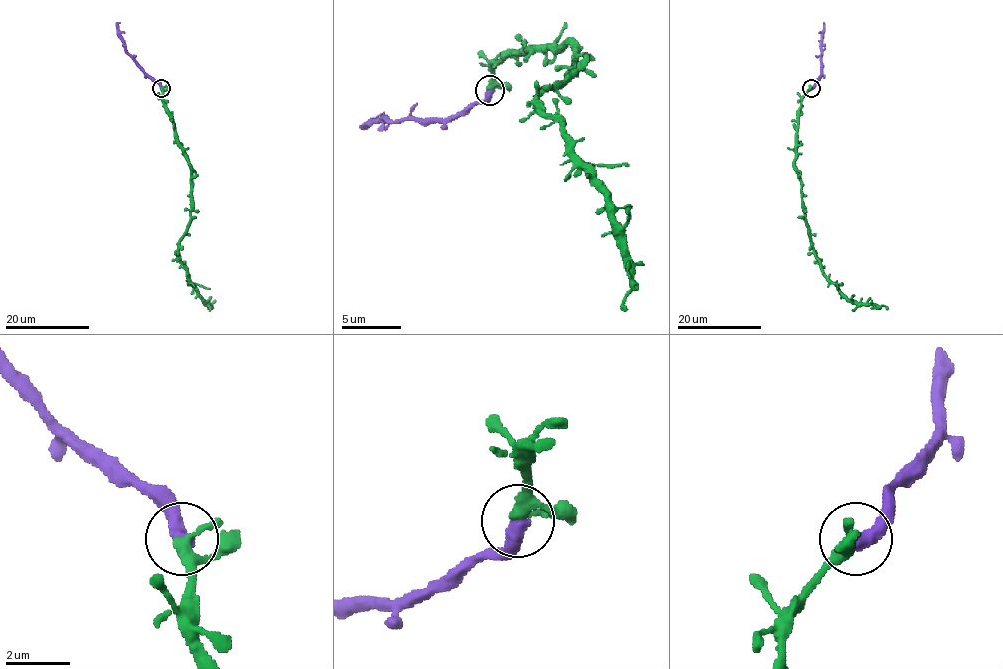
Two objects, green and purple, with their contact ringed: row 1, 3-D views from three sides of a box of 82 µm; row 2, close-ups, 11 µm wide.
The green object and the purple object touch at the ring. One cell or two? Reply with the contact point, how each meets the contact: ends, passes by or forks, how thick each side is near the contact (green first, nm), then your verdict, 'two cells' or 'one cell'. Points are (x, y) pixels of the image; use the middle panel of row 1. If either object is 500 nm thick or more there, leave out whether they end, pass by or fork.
at (490, 90); green forks there; purple ends there; 240 nm thick on the green side, 480 nm on the other; one cell

